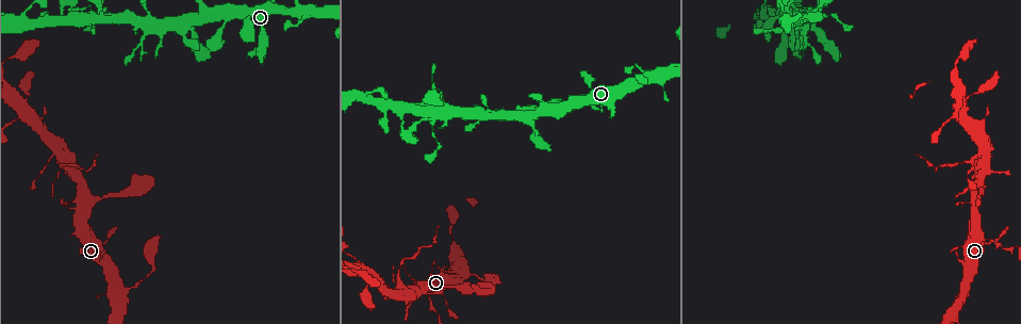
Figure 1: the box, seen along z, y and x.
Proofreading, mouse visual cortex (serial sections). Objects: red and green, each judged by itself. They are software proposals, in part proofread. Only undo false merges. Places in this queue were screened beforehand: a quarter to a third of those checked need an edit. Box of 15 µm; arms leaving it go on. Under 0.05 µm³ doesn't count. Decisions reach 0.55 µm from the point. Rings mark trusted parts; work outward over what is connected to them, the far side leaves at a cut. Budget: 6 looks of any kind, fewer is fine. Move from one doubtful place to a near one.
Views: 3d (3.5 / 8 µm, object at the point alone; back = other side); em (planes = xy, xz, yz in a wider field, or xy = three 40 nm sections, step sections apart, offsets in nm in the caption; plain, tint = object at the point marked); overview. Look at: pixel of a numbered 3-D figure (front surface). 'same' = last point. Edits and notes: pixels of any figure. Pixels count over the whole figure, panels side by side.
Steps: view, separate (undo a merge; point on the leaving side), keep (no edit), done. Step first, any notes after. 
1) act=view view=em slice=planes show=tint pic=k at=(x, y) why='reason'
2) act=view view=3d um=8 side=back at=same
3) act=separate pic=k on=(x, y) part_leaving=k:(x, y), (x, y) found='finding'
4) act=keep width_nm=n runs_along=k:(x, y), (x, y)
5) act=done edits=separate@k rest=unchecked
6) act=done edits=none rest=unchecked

act=view view=3d um=8 pic=1 at=(767, 8) why='four or more arms meet'

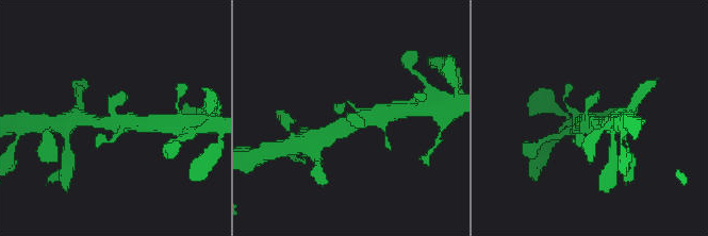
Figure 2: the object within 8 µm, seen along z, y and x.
act=view view=em slice=xy step=2 show=tint pic=2 at=(589, 118) why='shape alone is not enough'

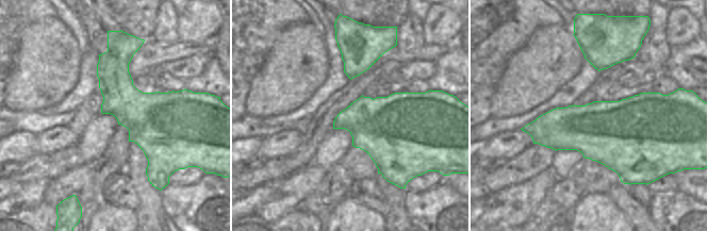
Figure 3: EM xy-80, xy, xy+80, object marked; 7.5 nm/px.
act=keep runs_along=2:(336, 131), (372, 115), (395, 111) found='continuous, no second cell'

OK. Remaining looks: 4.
act=view view=3d um=3.5 pic=1 at=(139, 44) why='thin neck'

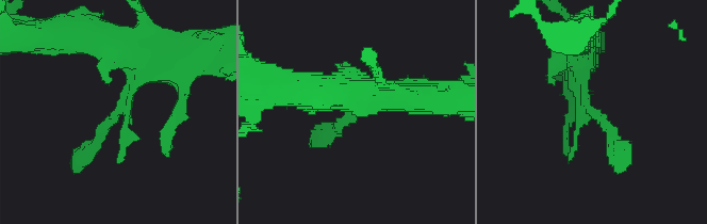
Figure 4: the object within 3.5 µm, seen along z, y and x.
act=view view=em slice=planes show=tint pic=4 at=(594, 114) why='need the tissue'

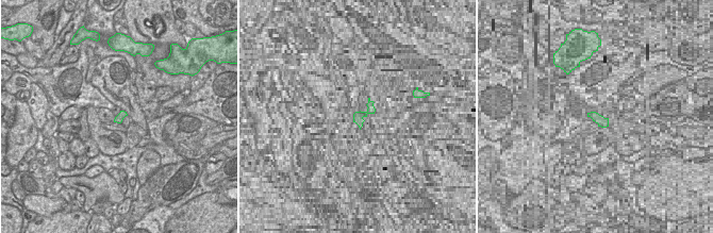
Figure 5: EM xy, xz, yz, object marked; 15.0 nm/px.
act=keep runs_along=4:(150, 59), (128, 101), (76, 170) found='all the same cell'

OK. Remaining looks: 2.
act=view view=3d um=3.5 pic=1 at=(984, 161) why='three-way junction'

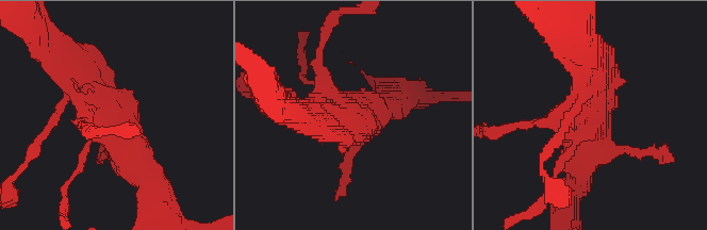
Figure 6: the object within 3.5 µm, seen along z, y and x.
act=view view=em slice=xy step=1 show=tint pic=6 at=(355, 118) why='now the EM'

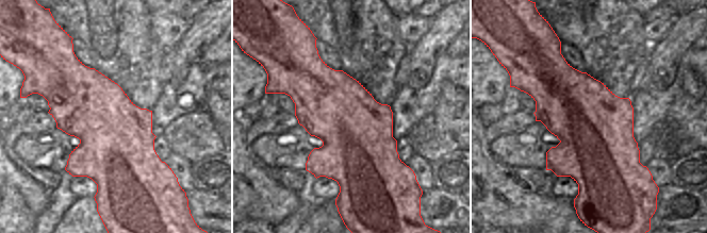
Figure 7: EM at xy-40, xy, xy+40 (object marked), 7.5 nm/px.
act=keep width_nm=550 runs_along=6:(150, 180), (69, 62) found='one cell here'

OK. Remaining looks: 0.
act=done edits=none rest=unchecked

